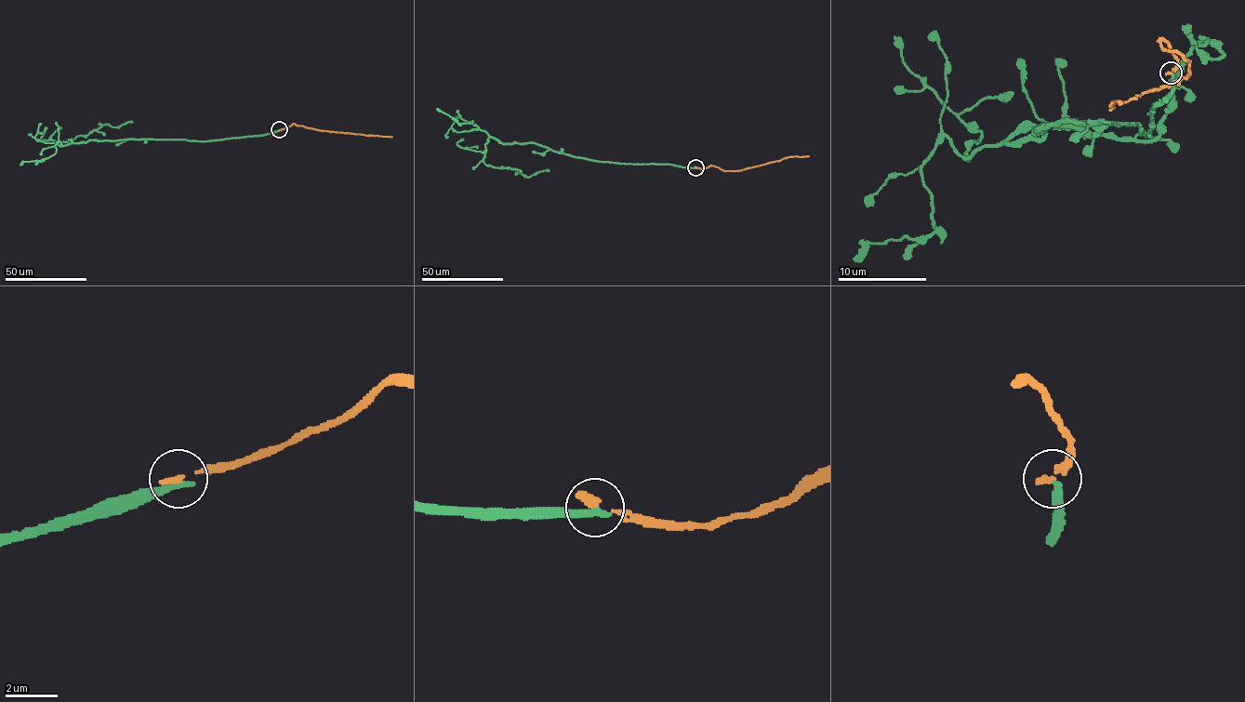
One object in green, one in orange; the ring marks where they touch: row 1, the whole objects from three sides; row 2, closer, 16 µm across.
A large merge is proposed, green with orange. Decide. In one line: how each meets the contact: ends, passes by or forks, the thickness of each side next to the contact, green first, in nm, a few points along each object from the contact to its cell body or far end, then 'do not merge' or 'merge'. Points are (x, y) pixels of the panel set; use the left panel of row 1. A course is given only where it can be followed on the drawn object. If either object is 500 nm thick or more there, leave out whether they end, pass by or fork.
green ends | orange ends | 300/280 nm | green via (279, 130), (200, 141), (67, 142), (102, 125), (119, 126), (132, 121) | orange via (279, 130), (295, 124), (337, 132), (391, 137) | do not merge

